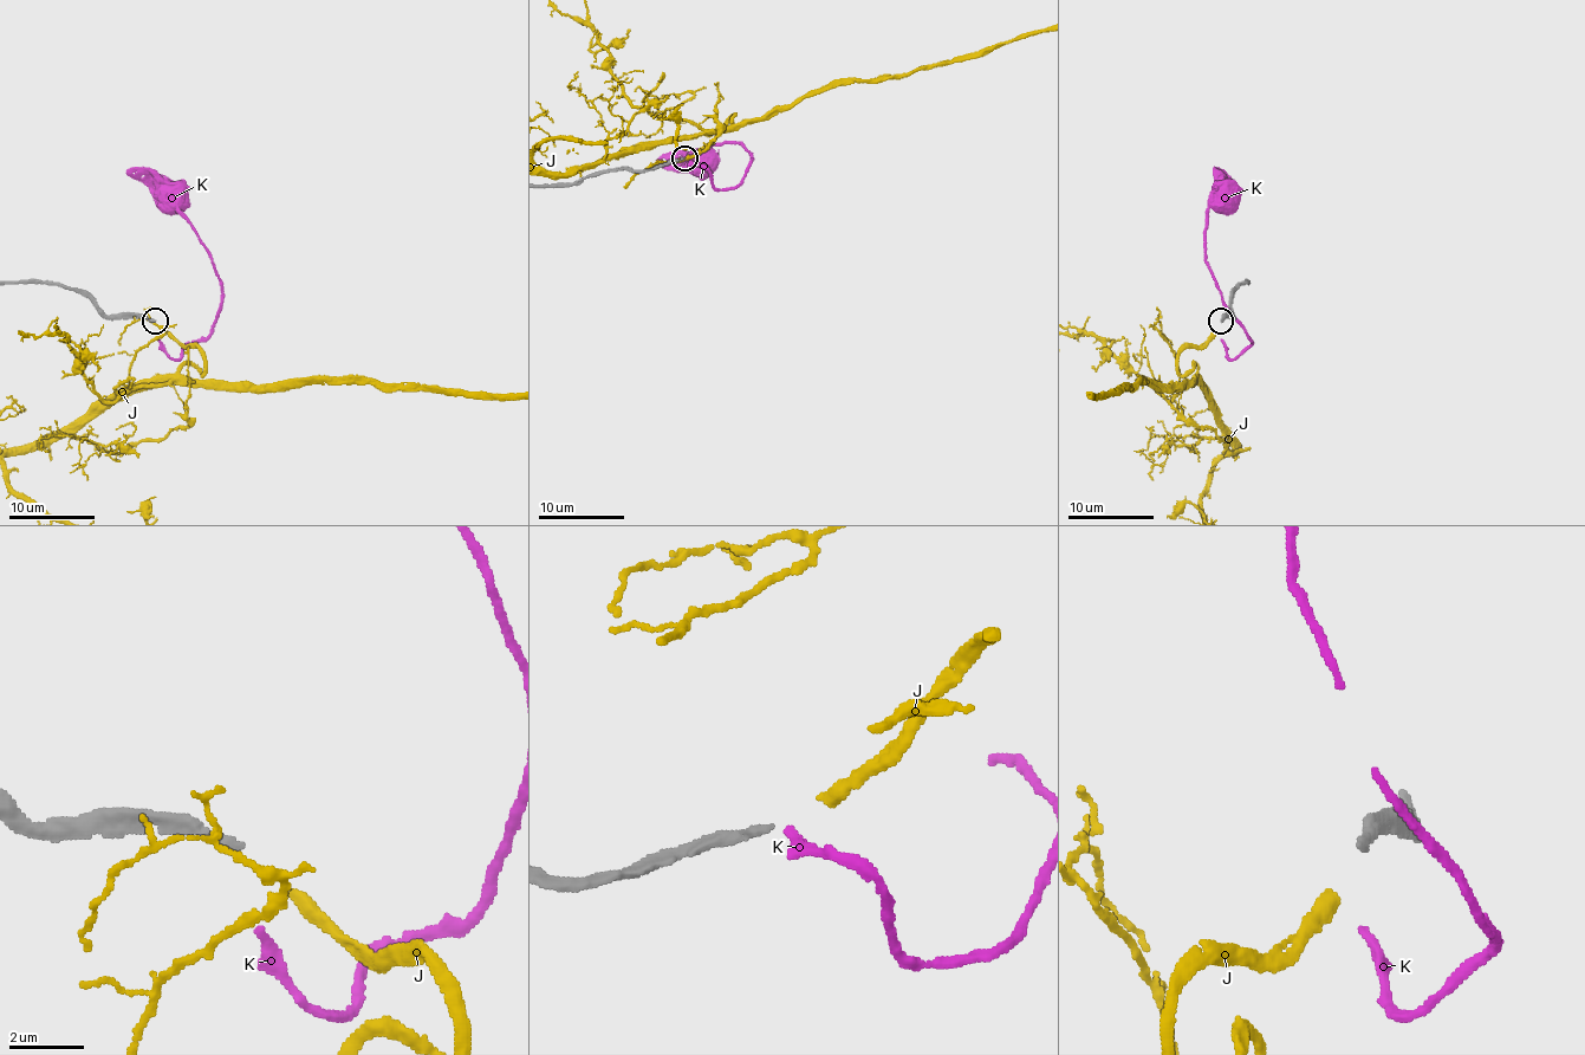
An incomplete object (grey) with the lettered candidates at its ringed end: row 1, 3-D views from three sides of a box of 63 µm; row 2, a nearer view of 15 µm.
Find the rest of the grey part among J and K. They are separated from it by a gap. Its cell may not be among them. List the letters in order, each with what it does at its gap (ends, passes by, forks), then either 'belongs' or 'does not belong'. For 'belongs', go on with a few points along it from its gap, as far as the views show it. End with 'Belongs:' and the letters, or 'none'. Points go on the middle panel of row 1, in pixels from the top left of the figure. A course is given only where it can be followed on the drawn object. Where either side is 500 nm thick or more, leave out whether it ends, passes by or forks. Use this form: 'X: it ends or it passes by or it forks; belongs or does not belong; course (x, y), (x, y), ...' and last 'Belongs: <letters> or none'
J: it ends; belongs
K: it ends; does not belong
Belongs: J

